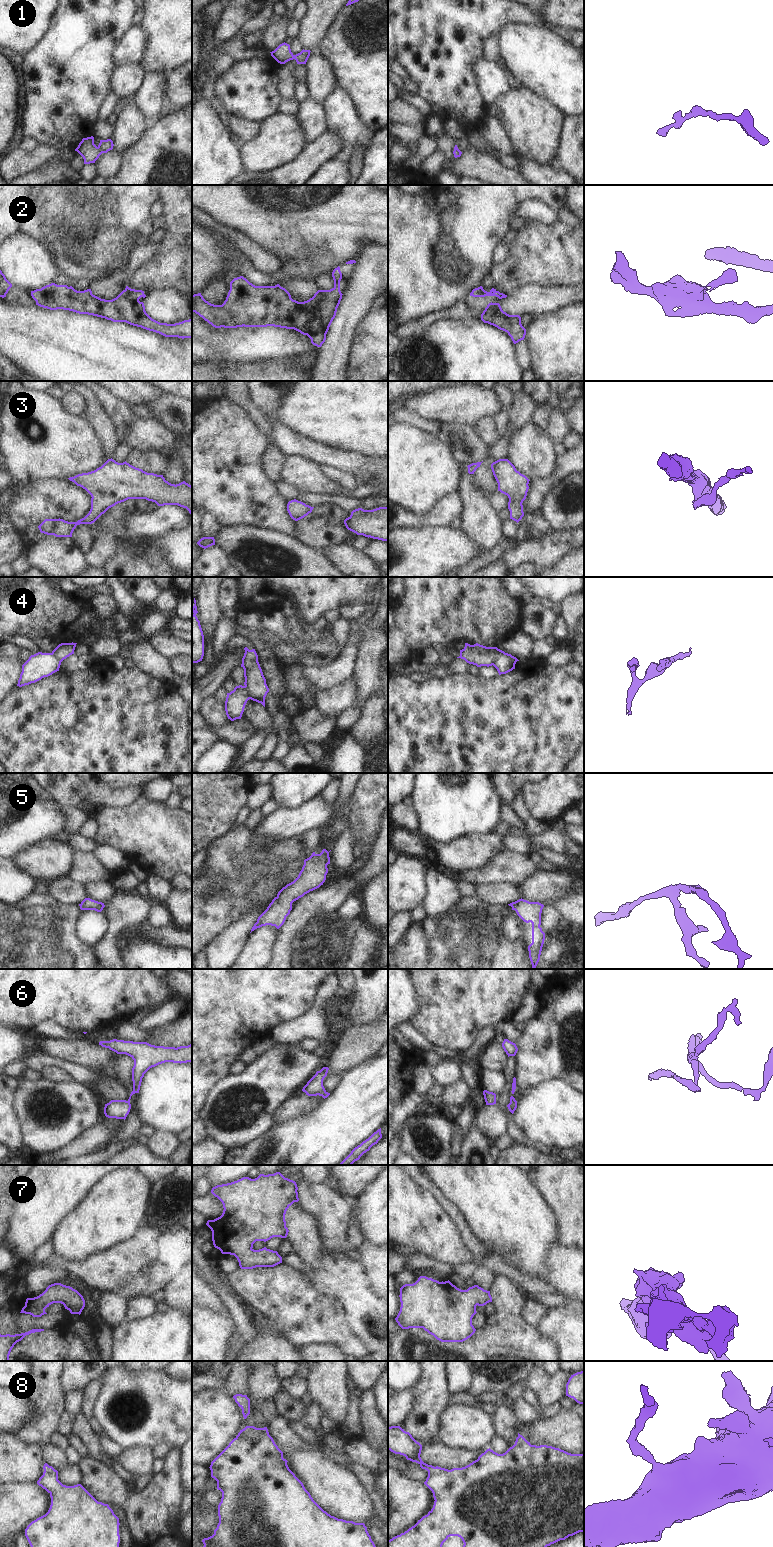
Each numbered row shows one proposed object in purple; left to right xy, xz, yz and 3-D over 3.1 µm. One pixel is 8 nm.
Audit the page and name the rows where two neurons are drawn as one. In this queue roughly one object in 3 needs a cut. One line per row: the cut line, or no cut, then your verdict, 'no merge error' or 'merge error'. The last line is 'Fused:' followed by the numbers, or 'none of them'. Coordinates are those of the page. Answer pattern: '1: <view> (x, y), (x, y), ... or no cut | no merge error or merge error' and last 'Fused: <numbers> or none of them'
1: no cut | no merge error
2: no cut | no merge error
3: no cut | no merge error
4: yz (504, 652), (493, 665) | merge error
5: no cut | no merge error
6: no cut | no merge error
7: no cut | no merge error
8: no cut | no merge error
Fused: 4

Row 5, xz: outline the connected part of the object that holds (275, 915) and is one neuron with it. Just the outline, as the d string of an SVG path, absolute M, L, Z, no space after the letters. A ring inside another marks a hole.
M326 849L320 854L313 852L304 860L298 877L278 892L267 909L258 917L251 932L266 925L279 929L290 914L292 903L323 885L328 873L327 865L330 864L329 852Z

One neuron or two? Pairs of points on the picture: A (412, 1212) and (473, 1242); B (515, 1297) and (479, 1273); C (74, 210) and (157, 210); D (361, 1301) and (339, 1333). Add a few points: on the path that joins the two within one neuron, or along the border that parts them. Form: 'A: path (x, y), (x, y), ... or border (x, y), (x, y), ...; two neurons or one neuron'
A: border (449, 1216), (460, 1232), (463, 1244), (475, 1255); two neurons
B: border (496, 1276), (489, 1290); two neurons
C: border (160, 199), (152, 206), (153, 217); two neurons
D: border (337, 1299), (344, 1306), (352, 1329), (362, 1339); two neurons

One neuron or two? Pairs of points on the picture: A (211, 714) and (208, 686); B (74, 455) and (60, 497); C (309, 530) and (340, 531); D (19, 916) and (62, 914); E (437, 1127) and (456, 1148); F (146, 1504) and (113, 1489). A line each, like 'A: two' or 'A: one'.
A: two
B: two
C: one
D: one
E: two
F: one

